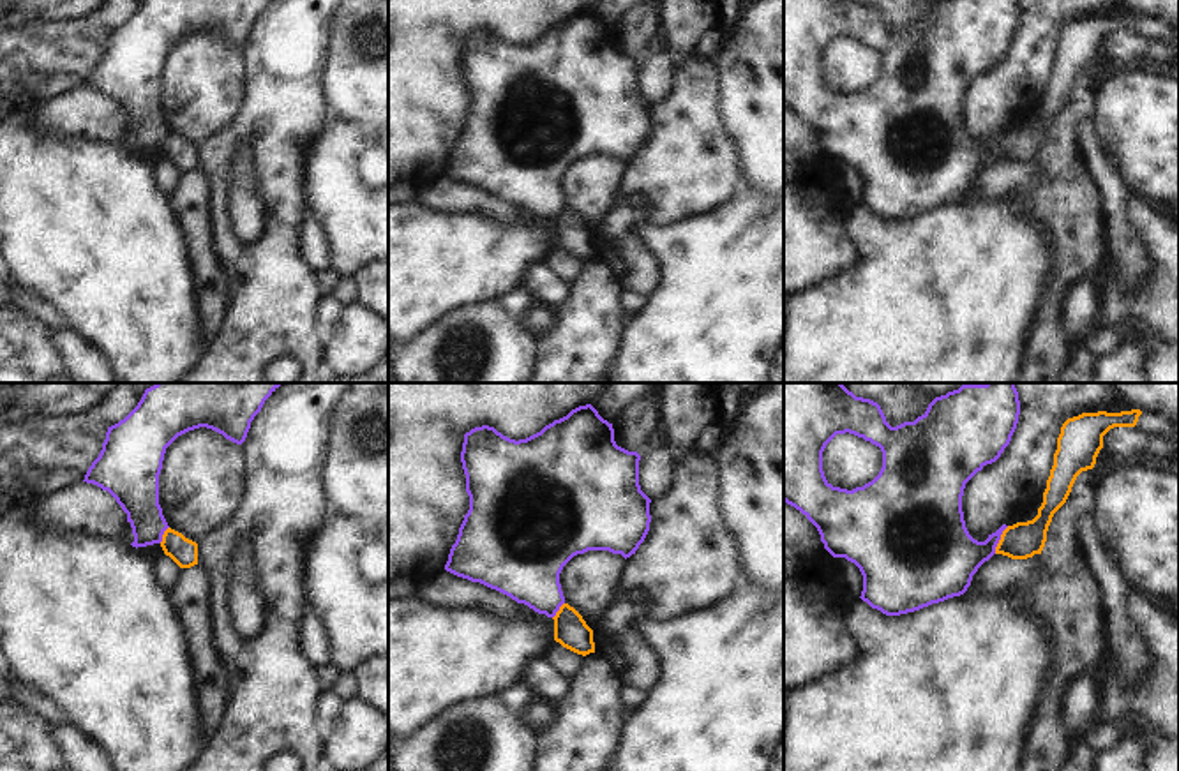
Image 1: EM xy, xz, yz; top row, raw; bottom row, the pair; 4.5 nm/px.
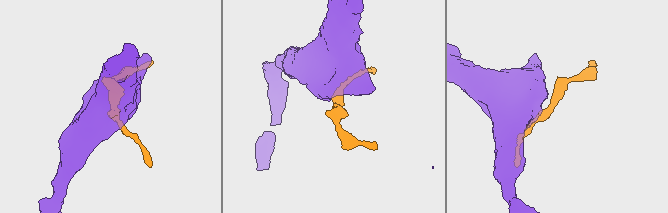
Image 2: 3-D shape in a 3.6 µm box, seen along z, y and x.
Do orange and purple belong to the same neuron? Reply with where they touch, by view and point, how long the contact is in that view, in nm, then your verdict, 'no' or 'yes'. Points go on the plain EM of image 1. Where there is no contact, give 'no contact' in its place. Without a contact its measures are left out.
yz (999, 145) | 140 nm | no

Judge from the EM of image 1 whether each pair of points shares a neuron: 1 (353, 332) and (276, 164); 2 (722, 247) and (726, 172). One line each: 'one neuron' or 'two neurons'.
1: two neurons
2: two neurons

